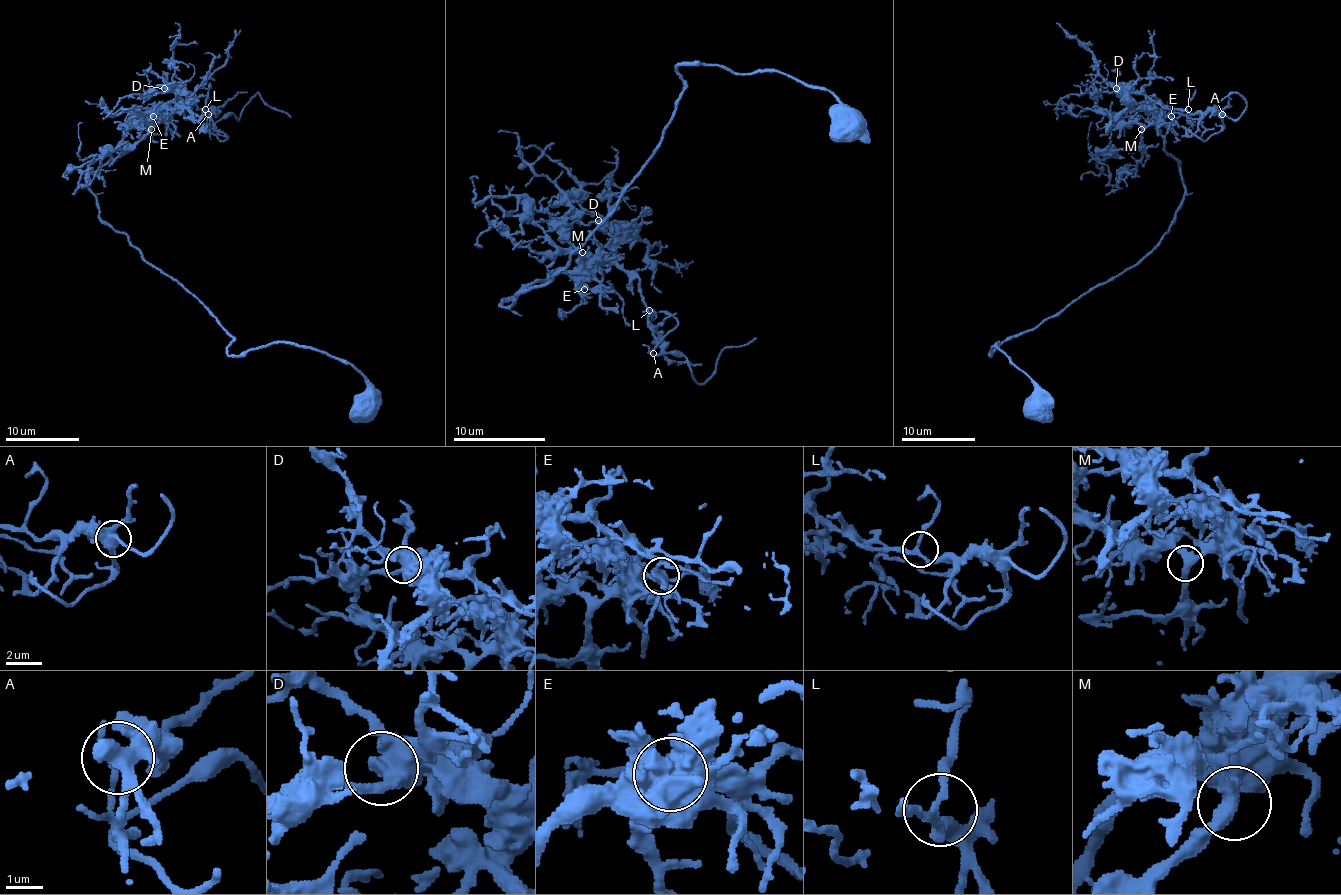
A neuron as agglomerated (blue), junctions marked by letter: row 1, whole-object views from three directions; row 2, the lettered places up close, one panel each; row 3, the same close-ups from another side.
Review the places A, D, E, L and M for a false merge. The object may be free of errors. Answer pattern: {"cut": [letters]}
{"cut": ["A"]}

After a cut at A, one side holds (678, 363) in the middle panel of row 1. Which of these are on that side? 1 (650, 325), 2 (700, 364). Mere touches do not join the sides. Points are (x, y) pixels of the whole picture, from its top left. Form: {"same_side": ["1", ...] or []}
{"same_side": ["1", "2"]}

